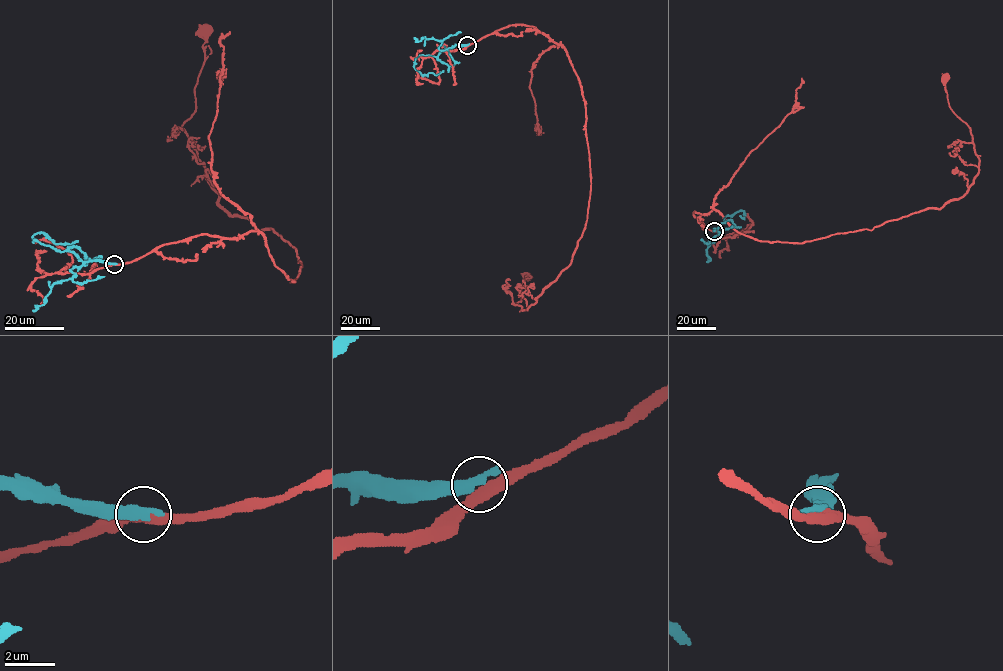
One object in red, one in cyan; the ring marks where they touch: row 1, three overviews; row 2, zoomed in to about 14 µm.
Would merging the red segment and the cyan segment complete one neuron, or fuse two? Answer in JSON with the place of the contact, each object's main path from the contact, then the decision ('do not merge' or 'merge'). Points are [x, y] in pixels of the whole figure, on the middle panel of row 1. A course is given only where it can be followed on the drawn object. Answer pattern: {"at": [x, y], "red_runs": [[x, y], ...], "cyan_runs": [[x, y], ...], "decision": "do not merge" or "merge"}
{"at": [467, 45], "red_runs": [[468, 45], [533, 26], [565, 50], [581, 85], [585, 228], [572, 261], [522, 310], [512, 304], [527, 277]], "cyan_runs": [[468, 45], [446, 48], [437, 56], [420, 55], [414, 61], [414, 67], [422, 74], [439, 74], [443, 70]], "decision": "do not merge"}

